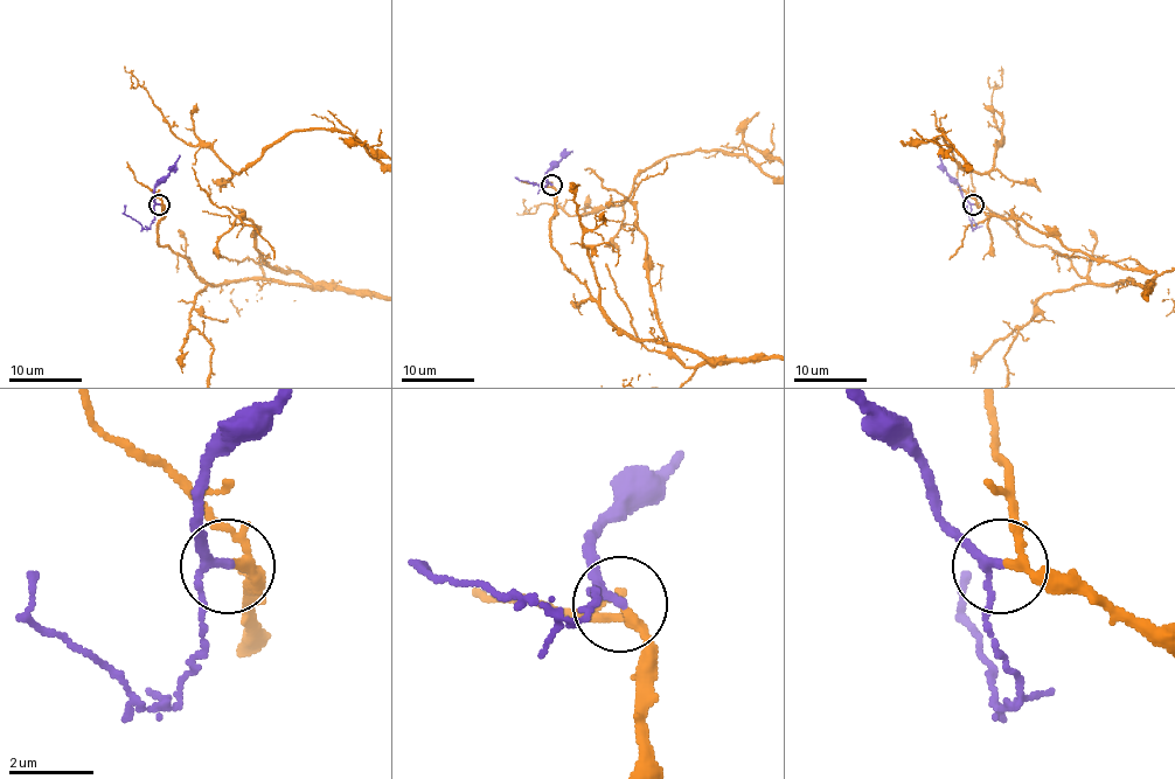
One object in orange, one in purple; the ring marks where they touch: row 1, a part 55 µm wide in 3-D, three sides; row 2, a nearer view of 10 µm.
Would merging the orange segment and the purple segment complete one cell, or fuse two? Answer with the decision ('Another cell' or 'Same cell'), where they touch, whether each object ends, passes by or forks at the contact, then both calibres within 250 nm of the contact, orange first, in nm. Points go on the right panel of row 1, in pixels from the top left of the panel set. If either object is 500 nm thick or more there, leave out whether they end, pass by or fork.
Same cell. Place: (973, 204). At the ring orange passes by. At the ring purple passes by. Thickness 180 nm (orange) against 180 nm

